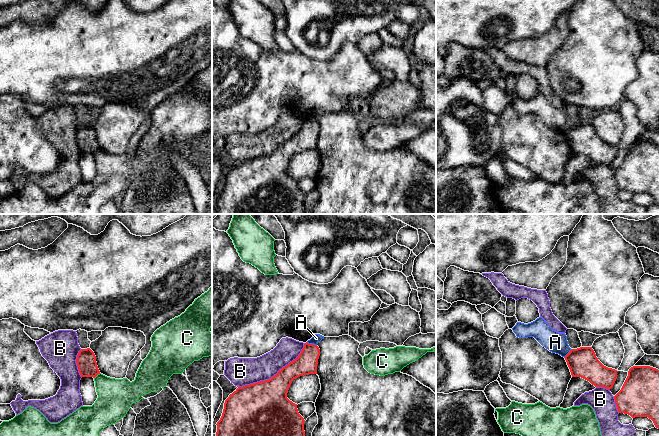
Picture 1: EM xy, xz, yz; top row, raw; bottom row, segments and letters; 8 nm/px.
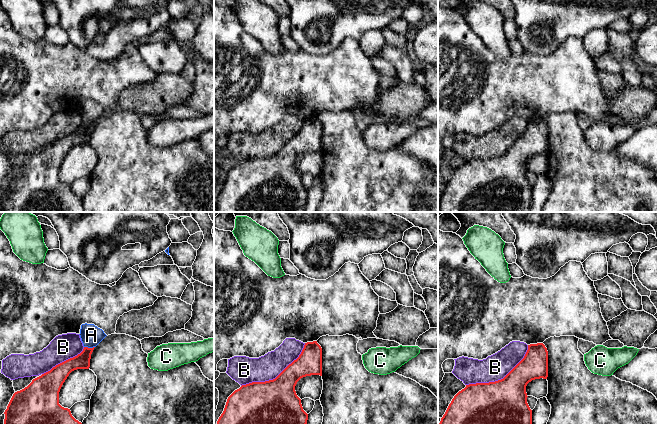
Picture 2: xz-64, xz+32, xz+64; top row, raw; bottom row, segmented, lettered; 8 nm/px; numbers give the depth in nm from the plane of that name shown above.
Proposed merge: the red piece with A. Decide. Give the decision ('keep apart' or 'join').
keep apart

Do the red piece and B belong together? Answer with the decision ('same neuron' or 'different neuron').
different neuron

